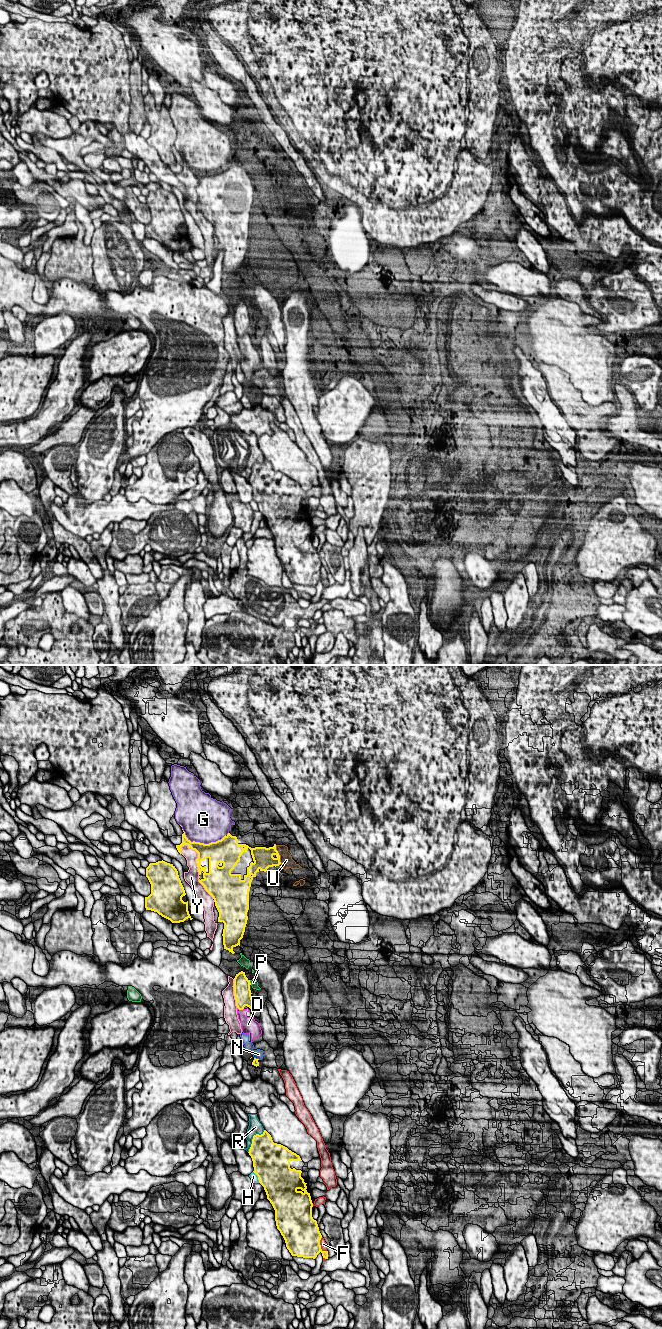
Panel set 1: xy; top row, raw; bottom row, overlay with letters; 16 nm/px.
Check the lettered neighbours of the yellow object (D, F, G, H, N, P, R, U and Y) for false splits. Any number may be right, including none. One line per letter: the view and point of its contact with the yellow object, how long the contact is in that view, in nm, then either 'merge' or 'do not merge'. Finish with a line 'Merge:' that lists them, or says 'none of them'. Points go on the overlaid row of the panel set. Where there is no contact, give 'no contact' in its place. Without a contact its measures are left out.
D: meets yellow in xy at (240, 1009); contact 120 nm long; do not merge
F: meets yellow in xy at (320, 1245); contact 260 nm long; do not merge
G: meets yellow in xy at (203, 843); contact 750 nm long; do not merge
H: meets yellow in xy at (258, 1177); contact 220 nm long; do not merge
N: meets yellow in xy at (257, 1059); contact 100 nm long; do not merge
P: meets yellow in xy at (249, 982); contact 90 nm long; do not merge
R: meets yellow in xy at (252, 1139); contact 460 nm long; do not merge
U: meets yellow in xy at (279, 855); contact 340 nm long; do not merge
Y: meets yellow in xy at (198, 856); contact 550 nm long; do not merge
Merge: none of them

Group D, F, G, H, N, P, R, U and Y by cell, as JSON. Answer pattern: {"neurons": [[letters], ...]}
{"neurons": [["D", "F", "N"], ["G"], ["H"], ["P"], ["R"], ["U"], ["Y"]]}

